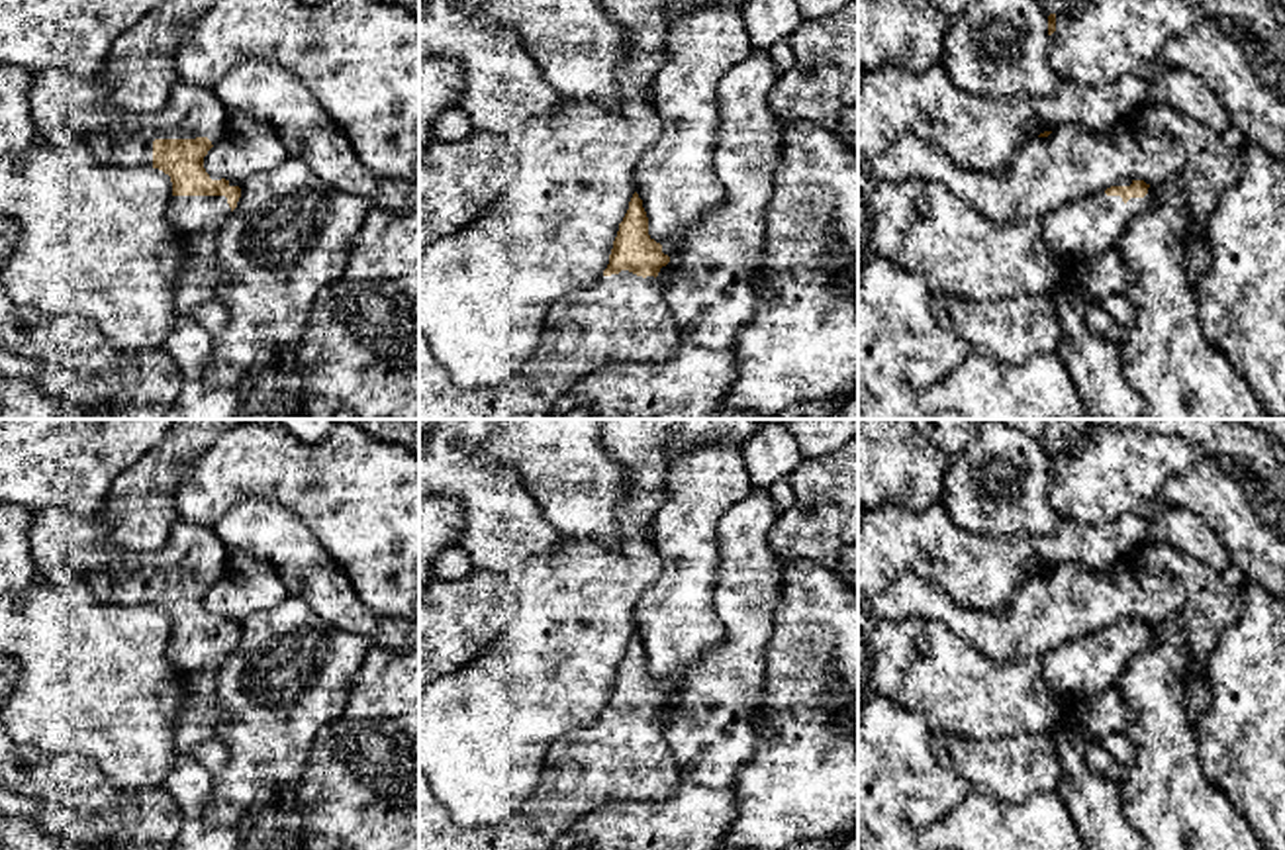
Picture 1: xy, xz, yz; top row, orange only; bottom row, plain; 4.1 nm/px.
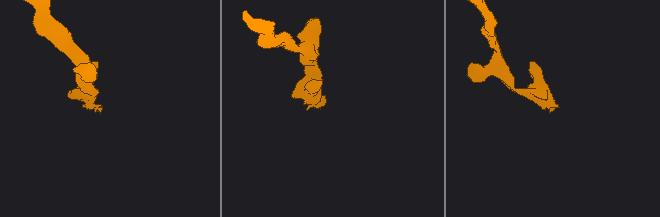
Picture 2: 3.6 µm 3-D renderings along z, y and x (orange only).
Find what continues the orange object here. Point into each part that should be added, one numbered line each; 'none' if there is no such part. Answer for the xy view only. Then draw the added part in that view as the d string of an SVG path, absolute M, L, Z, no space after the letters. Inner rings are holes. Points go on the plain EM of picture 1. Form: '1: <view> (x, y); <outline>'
1: xy (114, 576); M178 519L155 552L125 552L106 541L74 539L63 562L86 580L100 603L153 605L155 578L208 576L215 584L229 568L229 552L214 527Z

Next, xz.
1: xz (623, 756); M629 709L599 715L592 727L580 727L550 744L531 795L503 821L480 828L462 828L437 799L429 779L419 772L419 850L552 850L554 842L584 817L619 801L662 801L682 783L680 766L664 740L654 715Z

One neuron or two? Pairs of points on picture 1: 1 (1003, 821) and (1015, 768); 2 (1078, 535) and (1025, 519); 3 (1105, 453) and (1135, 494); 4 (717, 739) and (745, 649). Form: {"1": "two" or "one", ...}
{"1": "two", "2": "two", "3": "one", "4": "one"}

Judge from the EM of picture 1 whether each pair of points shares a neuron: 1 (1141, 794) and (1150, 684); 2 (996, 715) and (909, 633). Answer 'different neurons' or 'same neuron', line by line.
1: same neuron
2: same neuron

